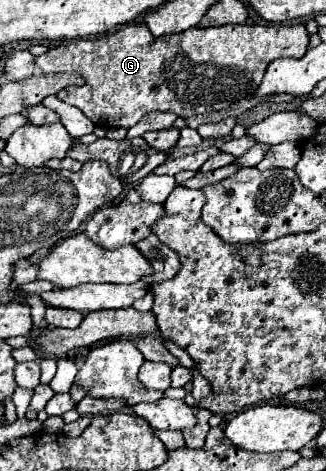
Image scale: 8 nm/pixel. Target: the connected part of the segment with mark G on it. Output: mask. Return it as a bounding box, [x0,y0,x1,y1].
[35,24,309,128]

